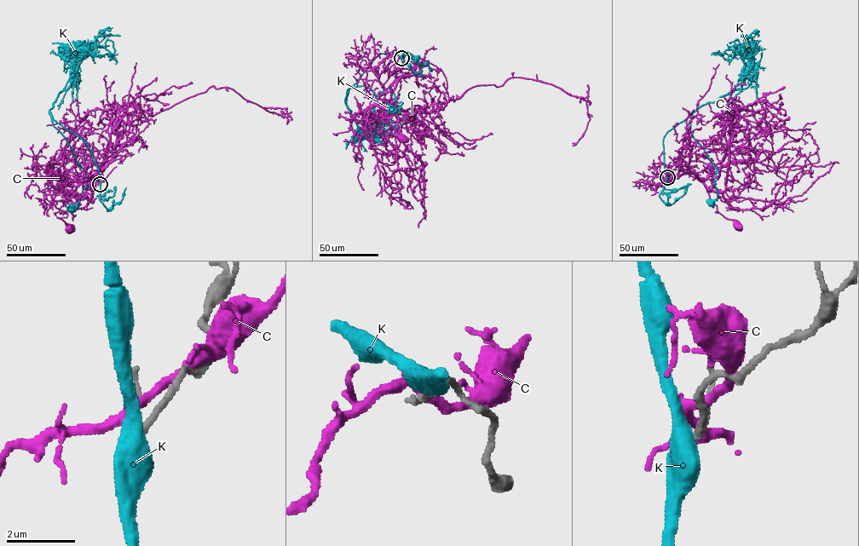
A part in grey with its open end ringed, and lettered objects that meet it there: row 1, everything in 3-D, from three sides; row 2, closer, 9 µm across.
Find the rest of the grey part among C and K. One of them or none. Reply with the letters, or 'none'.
none

